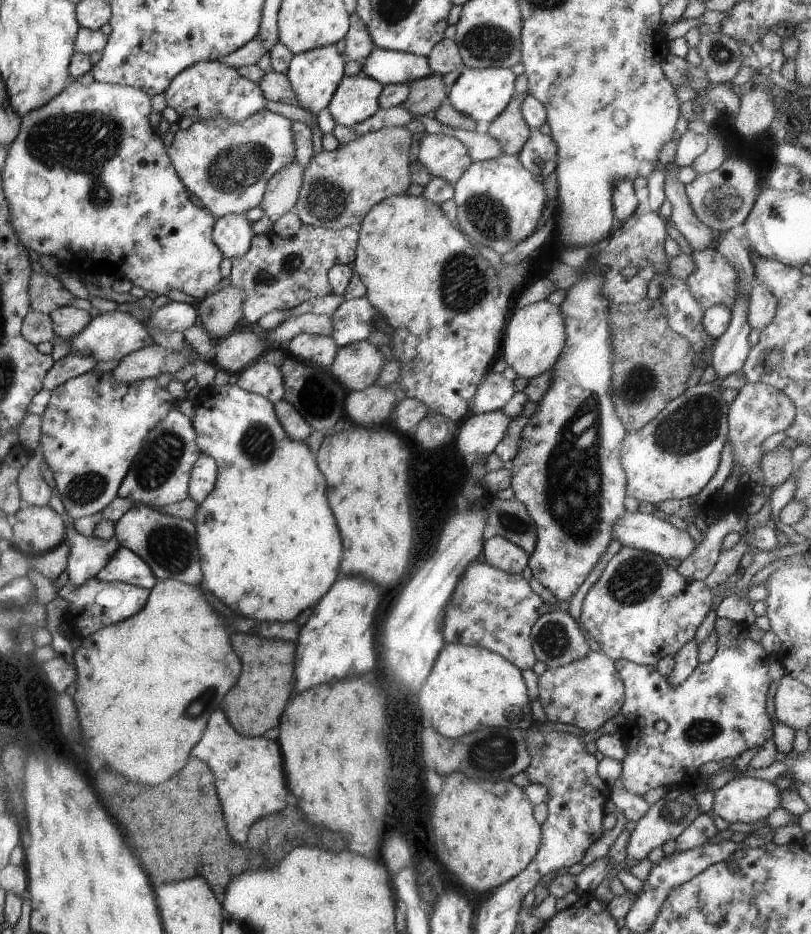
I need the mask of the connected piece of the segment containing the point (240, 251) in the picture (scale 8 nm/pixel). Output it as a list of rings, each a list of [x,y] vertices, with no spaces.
[[[226,214],[215,222],[213,240],[223,259],[246,254],[255,236],[252,225],[246,214]]]

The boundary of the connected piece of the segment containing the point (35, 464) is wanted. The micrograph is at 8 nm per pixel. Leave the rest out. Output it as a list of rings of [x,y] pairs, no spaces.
[[[40,450],[33,452],[34,457],[26,464],[22,470],[21,478],[18,479],[21,486],[21,496],[24,502],[29,505],[38,505],[40,507],[49,504],[52,492],[50,486],[46,483],[40,470],[40,463],[45,460],[44,454]]]

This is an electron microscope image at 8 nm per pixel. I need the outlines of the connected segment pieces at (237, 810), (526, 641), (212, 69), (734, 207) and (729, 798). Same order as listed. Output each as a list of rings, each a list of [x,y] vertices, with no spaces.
[[[223,708],[214,710],[205,730],[200,742],[192,748],[191,757],[210,766],[229,836],[238,846],[244,846],[254,822],[276,814],[286,806],[288,790],[280,746],[277,740],[267,740],[264,736],[240,736],[232,728]]]
[[[479,559],[468,566],[466,573],[460,578],[450,598],[443,623],[443,634],[446,636],[445,643],[482,646],[485,650],[500,654],[524,672],[527,669],[532,669],[537,662],[531,646],[530,632],[538,618],[547,613],[549,605],[532,591],[528,580],[523,578],[520,573],[508,573],[499,570]]]
[[[197,61],[180,72],[165,91],[167,106],[174,109],[180,119],[196,117],[198,120],[224,118],[230,124],[243,122],[250,114],[266,110],[266,100],[258,84],[241,76],[239,70],[219,61]]]
[[[735,155],[726,158],[709,174],[698,175],[685,185],[685,192],[696,217],[715,234],[720,234],[746,221],[760,193],[757,179],[758,174],[752,164]]]
[[[740,774],[715,792],[712,809],[715,816],[719,816],[728,823],[752,824],[754,822],[759,825],[760,821],[766,820],[766,816],[770,816],[780,806],[781,790],[773,782]]]

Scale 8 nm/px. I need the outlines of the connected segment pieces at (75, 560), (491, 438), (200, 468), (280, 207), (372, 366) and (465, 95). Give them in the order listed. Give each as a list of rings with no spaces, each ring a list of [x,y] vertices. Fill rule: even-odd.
[[[72,517],[64,522],[66,538],[69,543],[66,564],[70,584],[74,587],[95,578],[108,565],[112,556],[119,550],[120,544],[115,536],[100,539],[95,535],[82,536],[75,530]]]
[[[500,409],[472,414],[468,420],[459,423],[453,444],[464,455],[490,455],[506,435],[512,420]]]
[[[200,452],[194,464],[189,481],[189,498],[198,505],[202,504],[208,494],[214,490],[217,480],[218,464],[209,455]]]
[[[297,161],[292,162],[267,182],[266,193],[260,206],[271,221],[293,212],[300,197],[304,172]]]
[[[357,341],[340,347],[328,370],[348,392],[362,391],[377,382],[385,364],[382,349]]]
[[[465,67],[454,86],[452,86],[450,94],[448,94],[448,102],[454,110],[458,110],[460,114],[468,116],[470,120],[474,120],[476,123],[482,121],[492,123],[510,104],[512,98],[516,96],[515,81],[516,76],[510,69]]]

